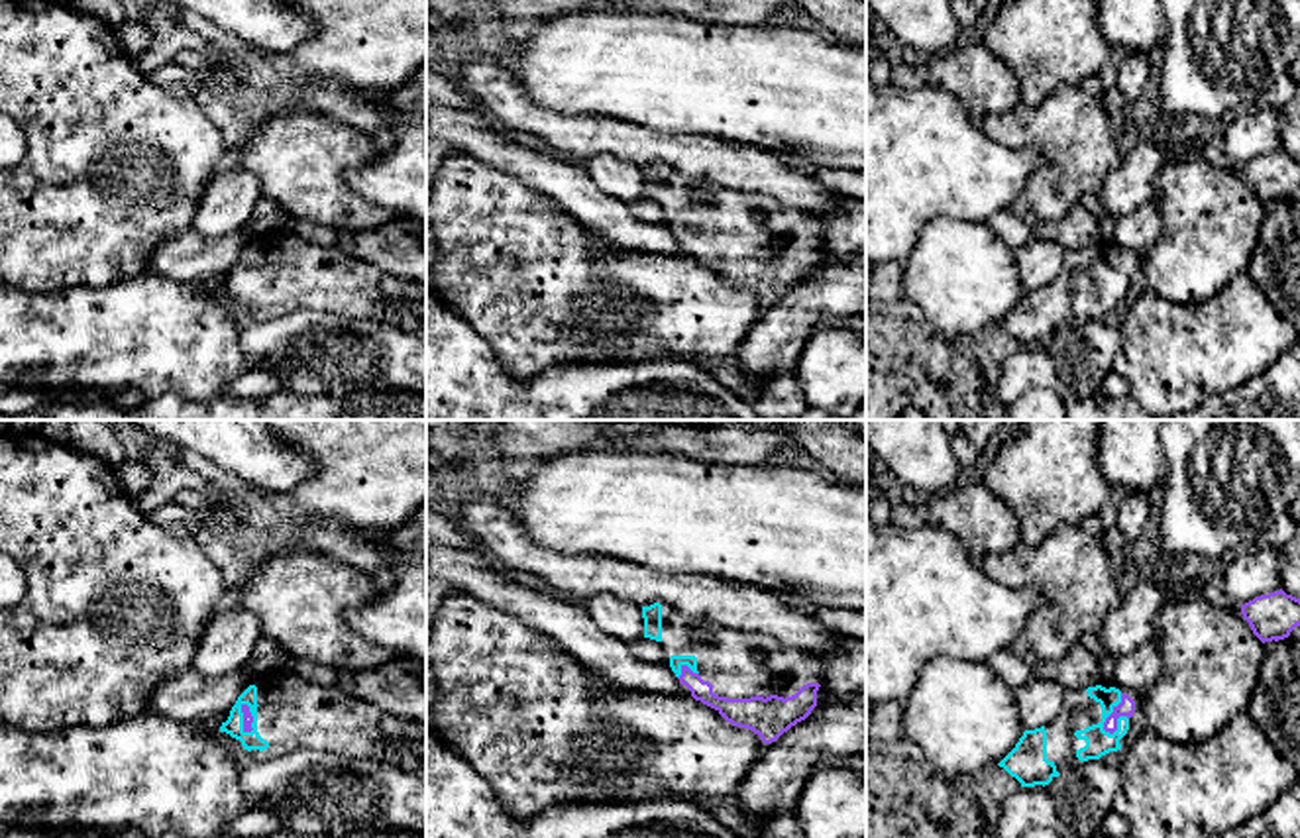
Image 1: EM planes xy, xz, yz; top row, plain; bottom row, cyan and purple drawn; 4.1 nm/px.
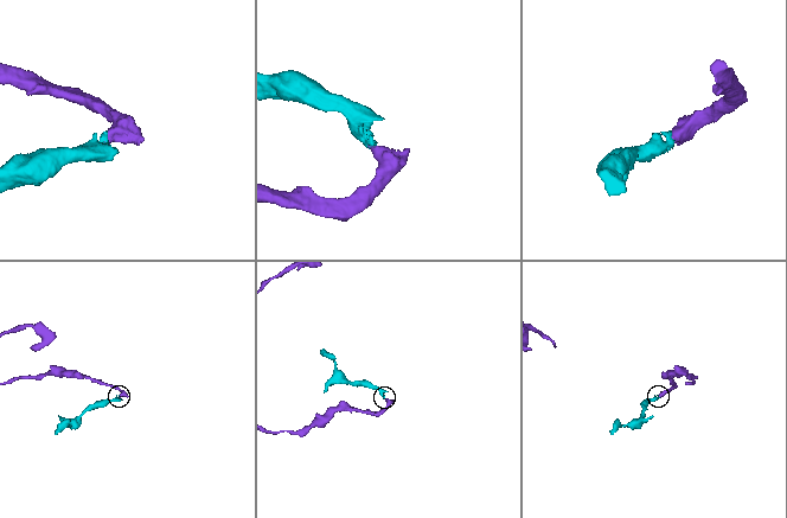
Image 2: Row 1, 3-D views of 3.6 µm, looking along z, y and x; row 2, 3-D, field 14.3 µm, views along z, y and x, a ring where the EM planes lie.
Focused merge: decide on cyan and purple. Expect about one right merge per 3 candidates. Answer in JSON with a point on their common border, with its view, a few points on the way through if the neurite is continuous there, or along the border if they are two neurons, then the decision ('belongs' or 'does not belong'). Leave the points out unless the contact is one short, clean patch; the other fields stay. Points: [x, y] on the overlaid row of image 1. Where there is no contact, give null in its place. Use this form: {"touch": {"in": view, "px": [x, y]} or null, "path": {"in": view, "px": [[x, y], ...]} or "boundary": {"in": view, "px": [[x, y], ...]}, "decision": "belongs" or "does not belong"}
{"touch": {"in": "yz", "px": [1110, 713]}, "path": {"in": "yz", "px": [[1098, 742], [1110, 713], [1126, 707]]}, "decision": "belongs"}

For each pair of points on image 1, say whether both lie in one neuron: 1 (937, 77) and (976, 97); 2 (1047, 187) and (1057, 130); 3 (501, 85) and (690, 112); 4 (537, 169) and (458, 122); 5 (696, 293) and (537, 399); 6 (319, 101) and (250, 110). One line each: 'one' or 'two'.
1: one
2: one
3: two
4: one
5: two
6: one

